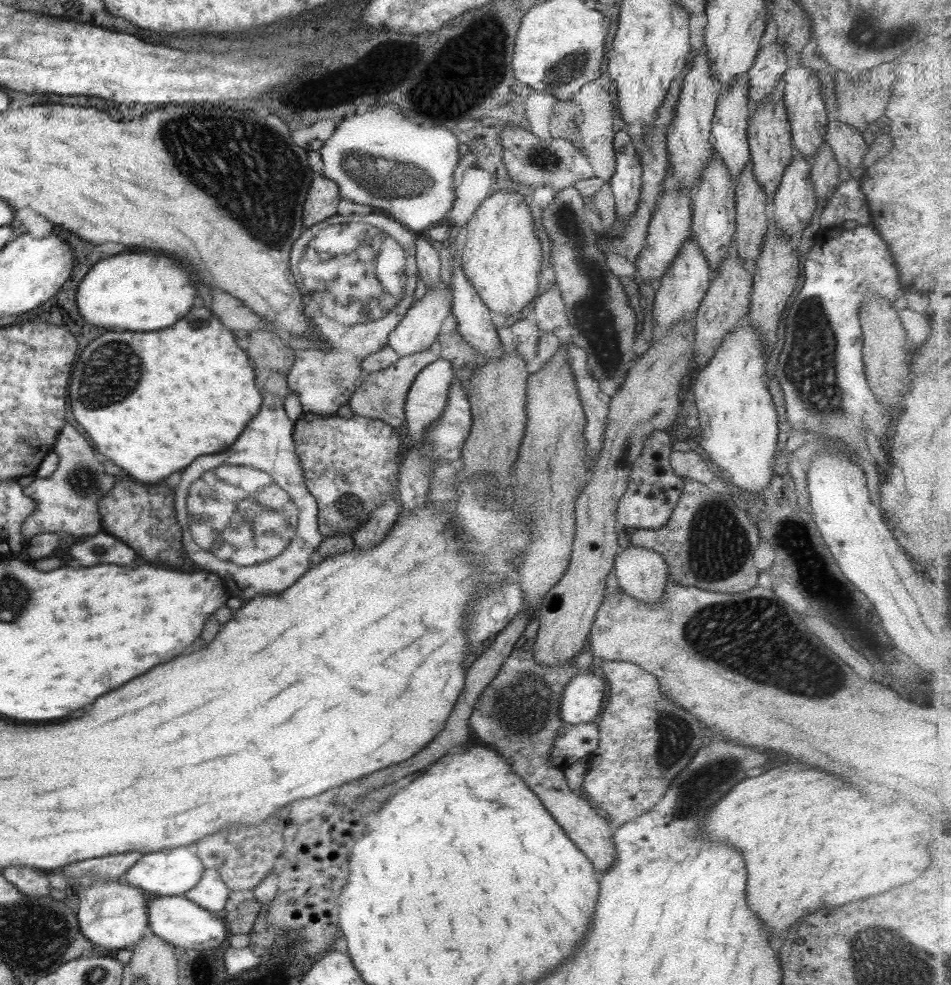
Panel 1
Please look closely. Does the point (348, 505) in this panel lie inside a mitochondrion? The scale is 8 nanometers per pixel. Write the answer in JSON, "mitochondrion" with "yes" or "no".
{"mitochondrion":"yes"}

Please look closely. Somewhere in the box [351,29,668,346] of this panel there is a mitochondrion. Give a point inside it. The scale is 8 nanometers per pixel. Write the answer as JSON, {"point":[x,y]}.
{"point":[571,64]}

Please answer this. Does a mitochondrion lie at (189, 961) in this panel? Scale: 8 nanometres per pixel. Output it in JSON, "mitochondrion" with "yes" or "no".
{"mitochondrion":"no"}

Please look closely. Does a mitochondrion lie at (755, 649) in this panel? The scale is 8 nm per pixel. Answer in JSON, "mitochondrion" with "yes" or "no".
{"mitochondrion":"yes"}

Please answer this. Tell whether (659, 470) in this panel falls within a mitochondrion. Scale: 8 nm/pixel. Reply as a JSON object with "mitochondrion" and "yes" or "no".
{"mitochondrion":"no"}

